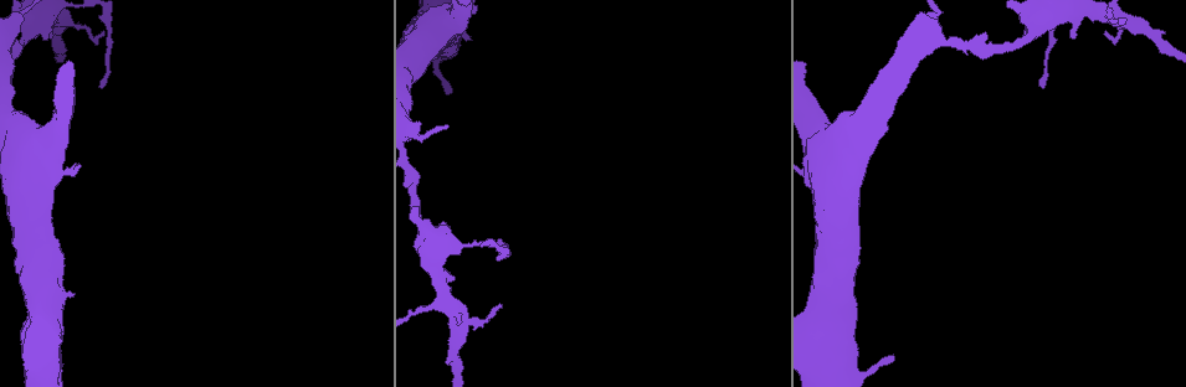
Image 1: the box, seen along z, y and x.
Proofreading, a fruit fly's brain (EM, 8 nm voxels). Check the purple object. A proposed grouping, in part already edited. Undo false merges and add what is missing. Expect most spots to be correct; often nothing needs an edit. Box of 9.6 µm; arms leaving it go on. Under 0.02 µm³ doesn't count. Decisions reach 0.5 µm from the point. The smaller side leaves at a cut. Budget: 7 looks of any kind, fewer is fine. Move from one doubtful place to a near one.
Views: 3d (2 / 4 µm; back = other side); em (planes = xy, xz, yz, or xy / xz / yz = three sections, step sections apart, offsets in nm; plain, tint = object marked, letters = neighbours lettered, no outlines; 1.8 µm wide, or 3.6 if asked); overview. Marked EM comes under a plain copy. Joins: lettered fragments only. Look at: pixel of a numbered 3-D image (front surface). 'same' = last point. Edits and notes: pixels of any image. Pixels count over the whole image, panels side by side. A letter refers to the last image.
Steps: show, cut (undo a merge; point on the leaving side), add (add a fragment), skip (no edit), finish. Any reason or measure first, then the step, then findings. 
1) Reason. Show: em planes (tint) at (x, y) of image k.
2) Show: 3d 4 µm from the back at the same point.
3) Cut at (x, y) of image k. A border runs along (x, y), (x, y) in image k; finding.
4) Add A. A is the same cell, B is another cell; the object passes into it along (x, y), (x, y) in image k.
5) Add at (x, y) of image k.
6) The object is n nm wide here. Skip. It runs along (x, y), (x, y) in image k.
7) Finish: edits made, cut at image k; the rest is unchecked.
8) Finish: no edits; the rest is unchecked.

Sudden change in width. Show: em yz step 16 (tint) at (463, 321) of image 1.

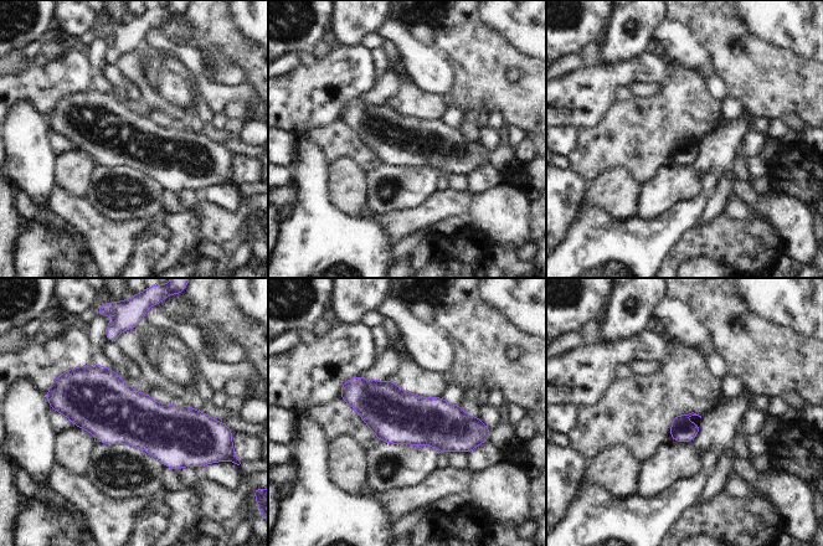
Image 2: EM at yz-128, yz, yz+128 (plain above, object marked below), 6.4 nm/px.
Show: em xz step 16 (letters) at the same point.

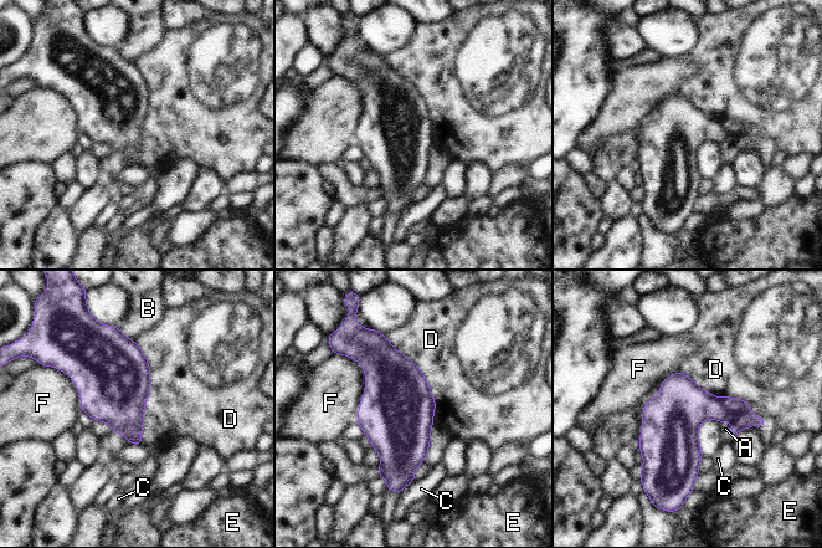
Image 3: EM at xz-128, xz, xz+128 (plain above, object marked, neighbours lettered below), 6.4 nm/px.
The longest contact is with D, 700 nm. Skip. A, B, C, D, E and F are other cells; a border runs along (130, 339), (149, 364), (144, 444) in image 3; continuous, no second cell.

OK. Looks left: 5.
Two arms at a narrow angle. Show: em 3.6 µm planes (tint) at (1037, 21) of image 1.

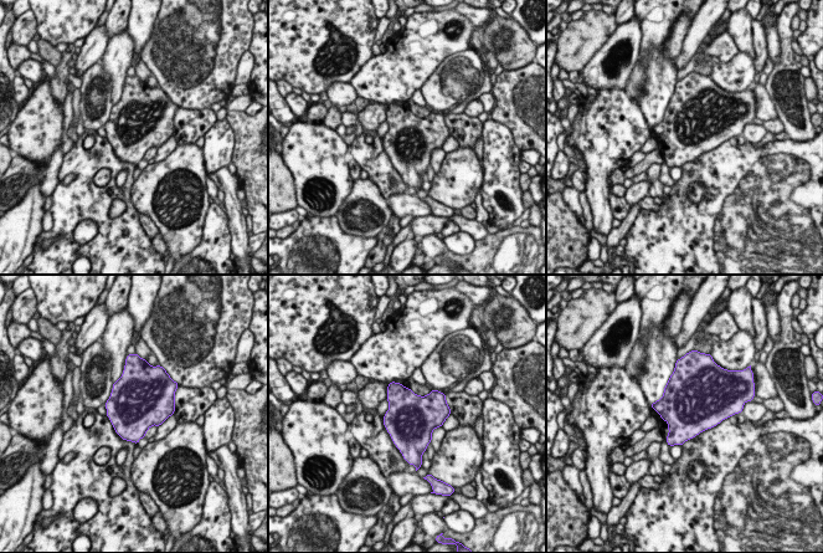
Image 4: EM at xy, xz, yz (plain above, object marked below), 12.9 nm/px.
See the neighbours. Show: em 3.6 µm planes (letters) at the same point.

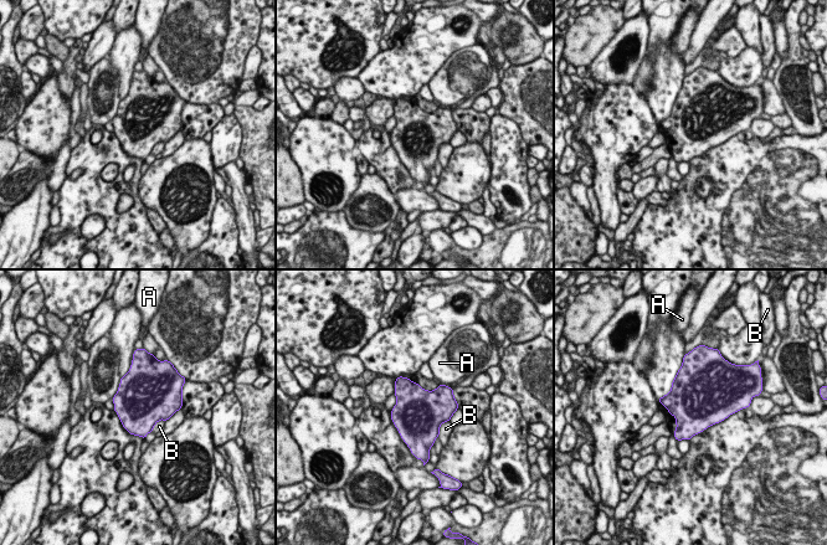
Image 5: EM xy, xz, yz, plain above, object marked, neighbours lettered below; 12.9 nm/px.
The longest contact is with B, 260 nm. Skip. A and B are other cells; continuous, no second cell.

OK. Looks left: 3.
Thin end. Show: 3d 2 µm at (448, 93) of image 1.

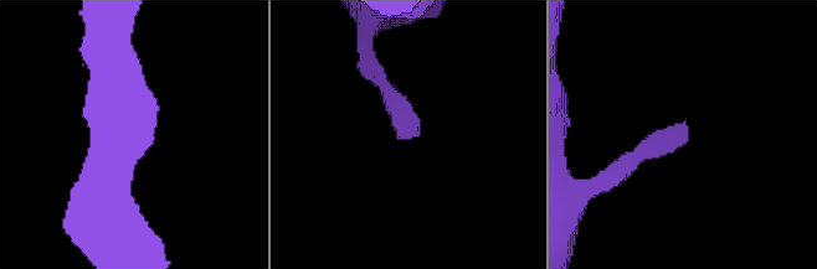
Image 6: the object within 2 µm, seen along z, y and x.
Show: em xy step 8 (letters) at (686, 129) of image 6.

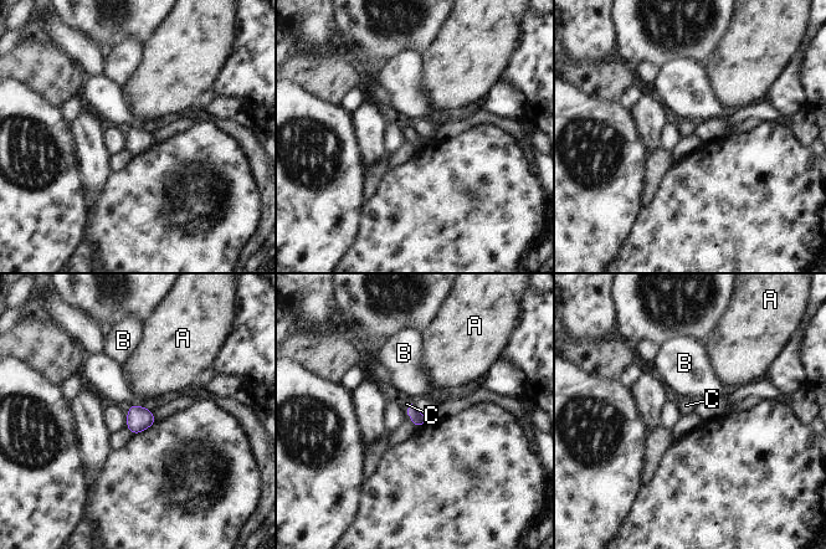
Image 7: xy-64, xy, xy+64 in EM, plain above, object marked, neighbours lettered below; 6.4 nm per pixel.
Add C. C is the same cell, A and B are other cells; the object passes into it along (414, 414), (408, 410), (406, 404) in image 7; it goes on there.

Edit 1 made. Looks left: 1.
Finish: edits made, add at image 7; the rest is unchecked.

